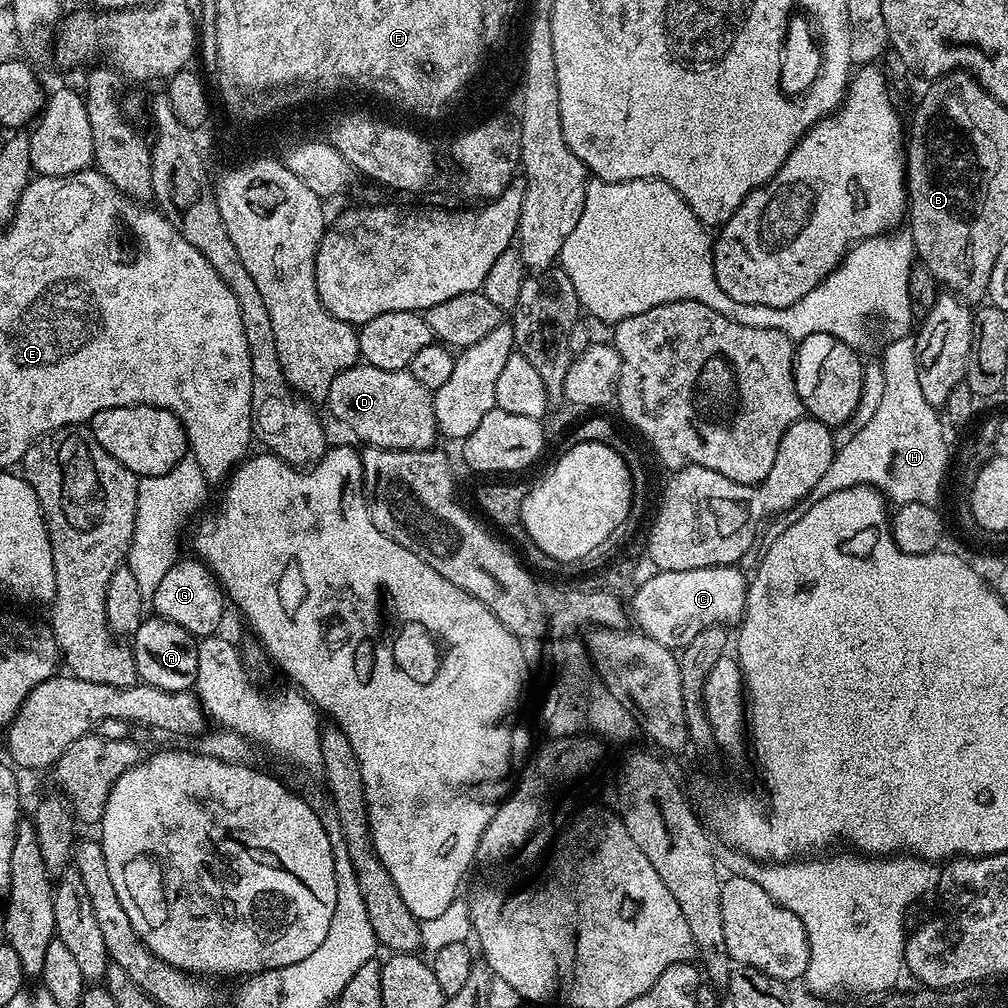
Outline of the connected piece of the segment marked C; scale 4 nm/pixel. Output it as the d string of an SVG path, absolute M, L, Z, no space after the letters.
M731 564L698 570L670 570L669 572L658 570L654 578L650 578L650 582L635 585L636 593L632 596L632 604L630 600L631 623L645 636L654 638L654 642L662 642L662 646L673 650L685 648L694 639L694 634L707 628L739 625L744 618L749 586L749 581L739 572L740 570L739 567Z

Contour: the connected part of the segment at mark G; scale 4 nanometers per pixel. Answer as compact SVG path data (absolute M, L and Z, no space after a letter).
M199 558L192 560L177 559L176 563L166 571L166 576L159 583L153 600L150 603L155 615L161 620L169 620L182 630L186 630L192 636L203 638L217 635L220 623L224 620L224 604L226 597L224 589L216 581L216 575L212 573L207 564Z

